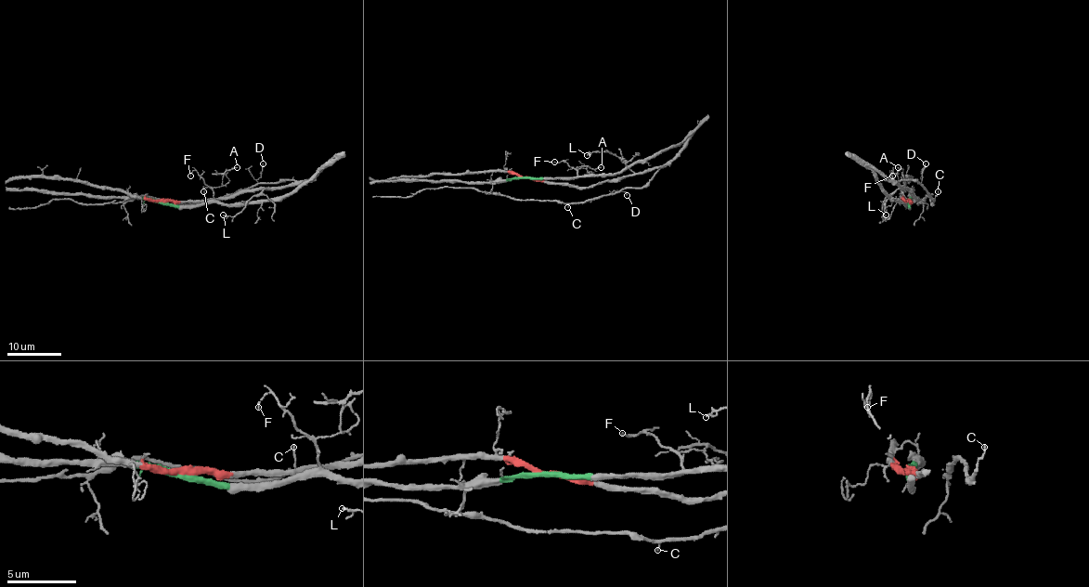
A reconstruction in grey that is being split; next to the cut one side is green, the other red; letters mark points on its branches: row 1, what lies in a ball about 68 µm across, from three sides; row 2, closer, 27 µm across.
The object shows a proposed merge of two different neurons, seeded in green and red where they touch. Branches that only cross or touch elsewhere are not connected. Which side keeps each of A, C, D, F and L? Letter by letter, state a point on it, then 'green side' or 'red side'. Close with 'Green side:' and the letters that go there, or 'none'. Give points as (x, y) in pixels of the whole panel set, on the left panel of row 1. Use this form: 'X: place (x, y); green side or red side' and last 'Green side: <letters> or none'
A: place (237, 167); green side
C: place (203, 191); red side
D: place (263, 163); red side
F: place (190, 176); green side
L: place (223, 215); red side
Green side: A, F

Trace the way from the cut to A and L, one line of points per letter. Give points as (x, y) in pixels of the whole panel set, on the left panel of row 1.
A: (161, 202), (178, 205), (207, 204), (213, 198), (213, 189), (222, 184), (223, 175), (237, 167)
L: (161, 202), (228, 198), (240, 192), (268, 188), (257, 193), (233, 216), (223, 215)

